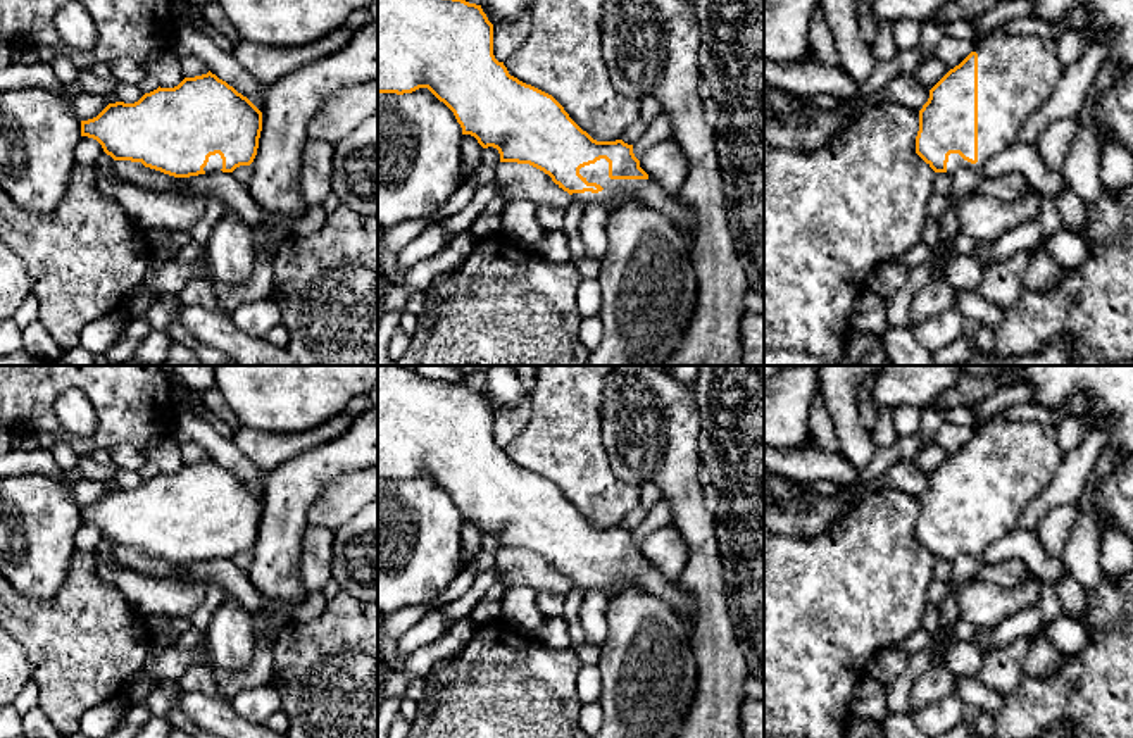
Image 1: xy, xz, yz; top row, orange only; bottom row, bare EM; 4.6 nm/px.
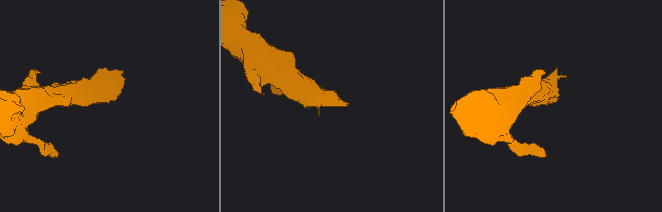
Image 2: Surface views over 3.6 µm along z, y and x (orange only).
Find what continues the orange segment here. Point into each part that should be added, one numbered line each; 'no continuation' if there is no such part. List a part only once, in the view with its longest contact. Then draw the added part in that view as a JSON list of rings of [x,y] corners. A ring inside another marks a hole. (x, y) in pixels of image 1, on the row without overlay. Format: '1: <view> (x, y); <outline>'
1: yz (1016, 461); [[[998,416],[974,429],[978,440],[978,548],[950,540],[947,559],[981,557],[1016,529],[1023,510],[1054,479],[1064,452],[1055,426],[1011,421]]]

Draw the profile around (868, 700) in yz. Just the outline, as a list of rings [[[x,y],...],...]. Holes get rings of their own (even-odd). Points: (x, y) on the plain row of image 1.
[[[864,674],[854,685],[848,714],[850,717],[881,722],[886,714],[886,688]]]

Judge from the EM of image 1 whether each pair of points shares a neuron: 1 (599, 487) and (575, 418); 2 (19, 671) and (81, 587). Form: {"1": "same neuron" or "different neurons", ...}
{"1": "same neuron", "2": "different neurons"}

